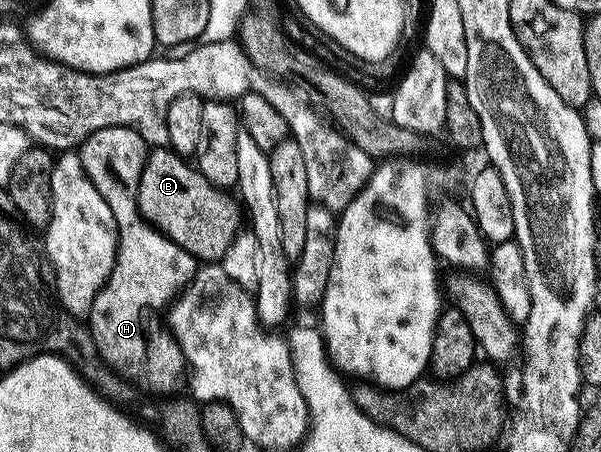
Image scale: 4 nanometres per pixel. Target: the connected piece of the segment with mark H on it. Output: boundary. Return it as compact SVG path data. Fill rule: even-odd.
M126 126L103 128L81 143L79 153L91 184L95 184L95 188L99 188L99 196L107 200L107 208L111 208L111 216L115 216L117 225L117 262L113 266L109 281L105 283L105 287L93 301L93 307L89 309L87 329L93 335L95 348L99 348L103 360L113 369L114 374L121 375L138 391L161 394L157 396L176 395L173 393L187 382L187 361L180 344L173 337L172 330L163 321L163 314L157 310L164 311L188 286L190 280L197 275L199 263L183 248L179 248L179 244L175 244L167 235L160 234L149 225L139 212L137 193L147 157L147 144L143 136L139 136L139 132Z

